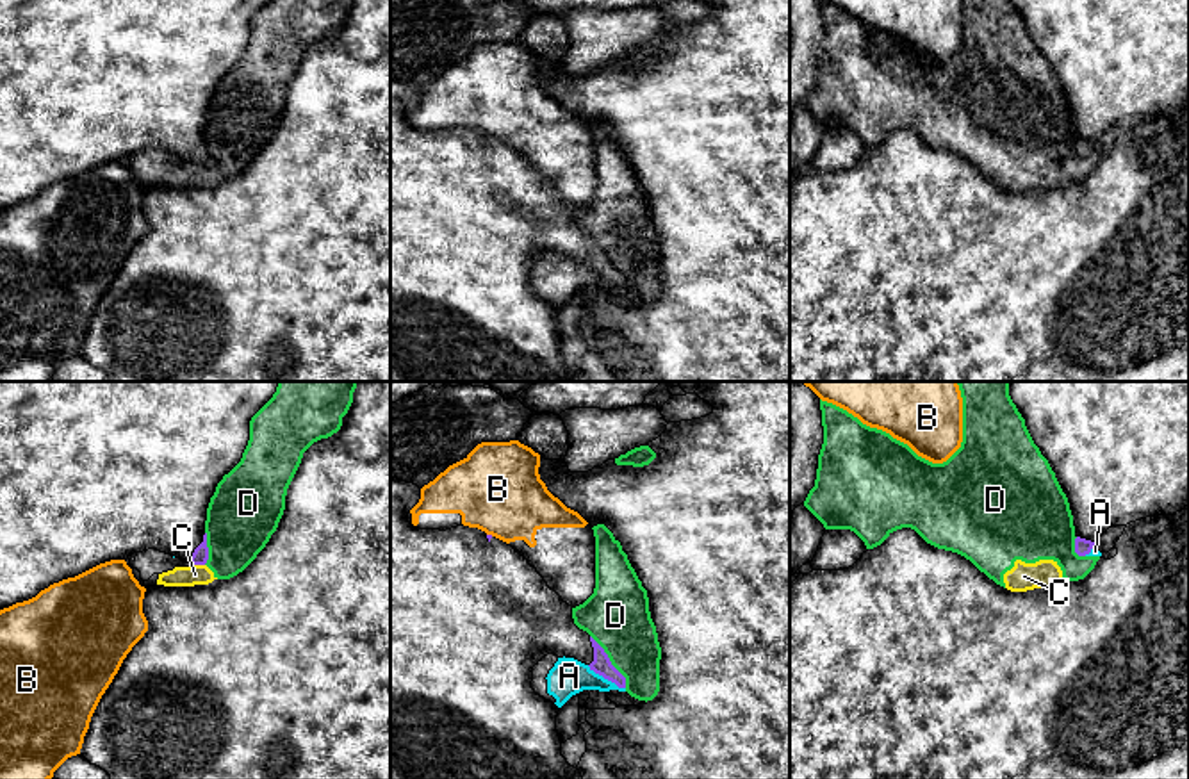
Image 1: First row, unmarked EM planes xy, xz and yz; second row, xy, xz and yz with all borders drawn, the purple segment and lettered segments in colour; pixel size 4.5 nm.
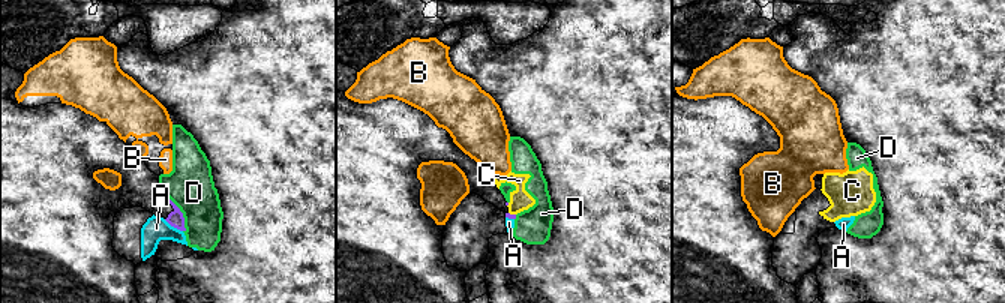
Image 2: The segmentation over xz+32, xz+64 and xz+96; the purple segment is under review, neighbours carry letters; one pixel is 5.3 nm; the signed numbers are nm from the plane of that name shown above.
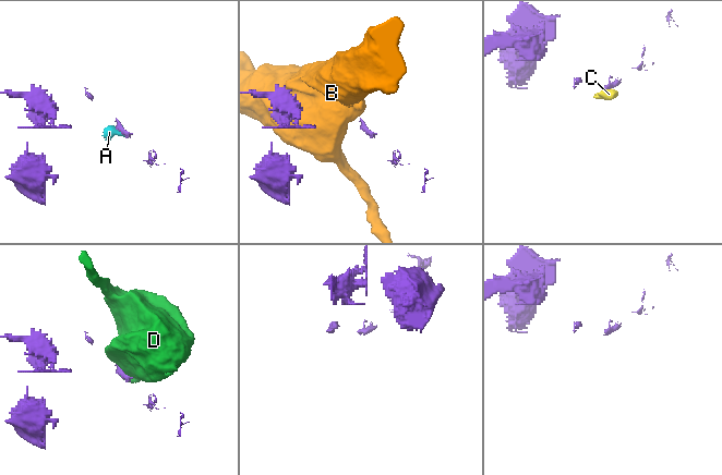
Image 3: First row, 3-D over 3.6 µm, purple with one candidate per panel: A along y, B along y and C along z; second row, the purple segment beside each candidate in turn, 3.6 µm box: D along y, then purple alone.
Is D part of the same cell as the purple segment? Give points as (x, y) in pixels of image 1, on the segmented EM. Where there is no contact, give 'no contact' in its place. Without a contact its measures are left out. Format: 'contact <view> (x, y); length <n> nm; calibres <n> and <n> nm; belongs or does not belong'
contact xz (610, 662); length 280 nm; calibres 90 and 300 nm; does not belong

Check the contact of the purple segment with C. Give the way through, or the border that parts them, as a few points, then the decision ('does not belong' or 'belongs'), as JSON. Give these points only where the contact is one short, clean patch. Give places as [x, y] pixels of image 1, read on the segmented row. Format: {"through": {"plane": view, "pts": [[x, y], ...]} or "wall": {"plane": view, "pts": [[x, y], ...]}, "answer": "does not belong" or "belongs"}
{"wall": {"plane": "xy", "pts": [[193, 564], [204, 565]]}, "answer": "does not belong"}

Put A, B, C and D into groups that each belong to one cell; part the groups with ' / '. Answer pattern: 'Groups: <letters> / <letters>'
Groups: A C D / B

